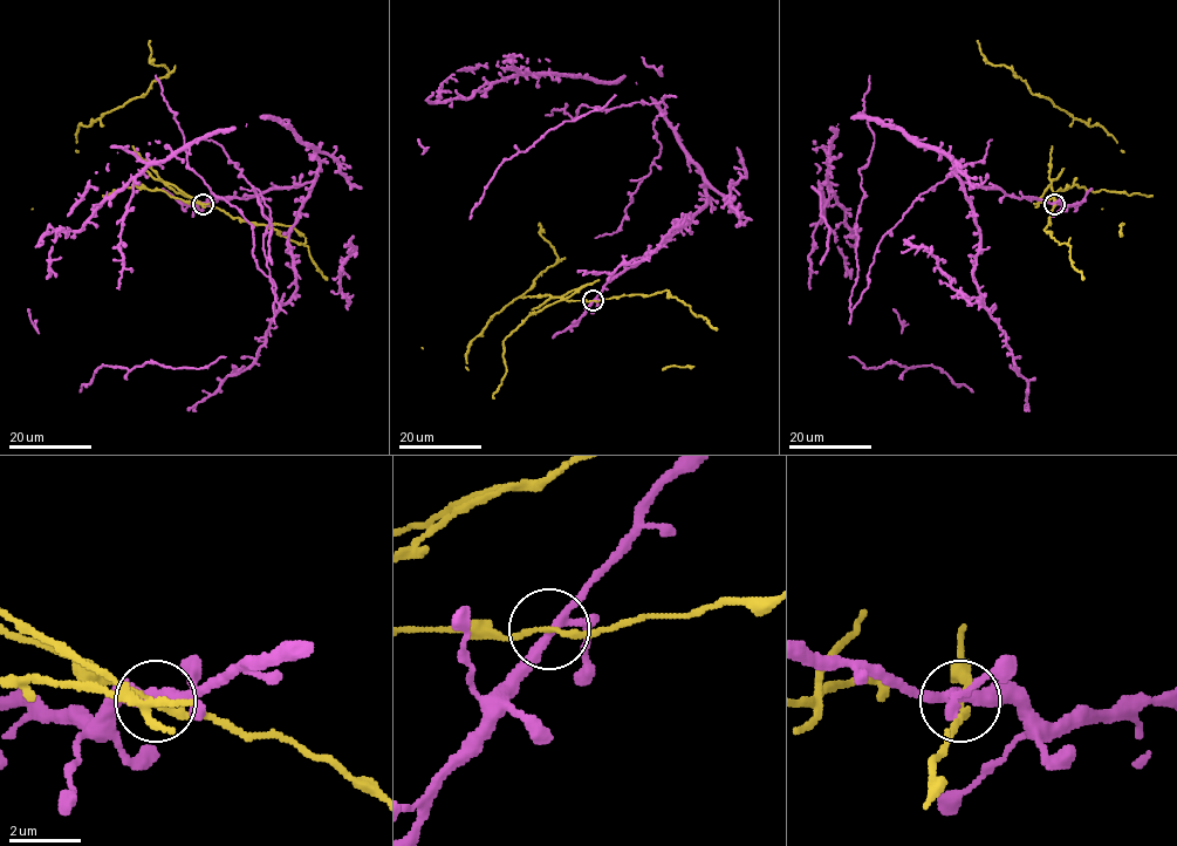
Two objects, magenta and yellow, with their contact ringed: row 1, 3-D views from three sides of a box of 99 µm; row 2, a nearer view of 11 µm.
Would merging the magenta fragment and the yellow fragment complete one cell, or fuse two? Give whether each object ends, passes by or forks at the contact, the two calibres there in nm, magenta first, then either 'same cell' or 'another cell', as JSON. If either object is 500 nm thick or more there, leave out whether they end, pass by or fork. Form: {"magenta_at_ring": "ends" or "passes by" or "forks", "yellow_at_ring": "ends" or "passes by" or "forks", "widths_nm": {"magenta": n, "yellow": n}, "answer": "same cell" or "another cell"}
{"magenta_at_ring": "forks", "yellow_at_ring": "passes by", "widths_nm": {"magenta": 240, "yellow": 150}, "answer": "another cell"}

